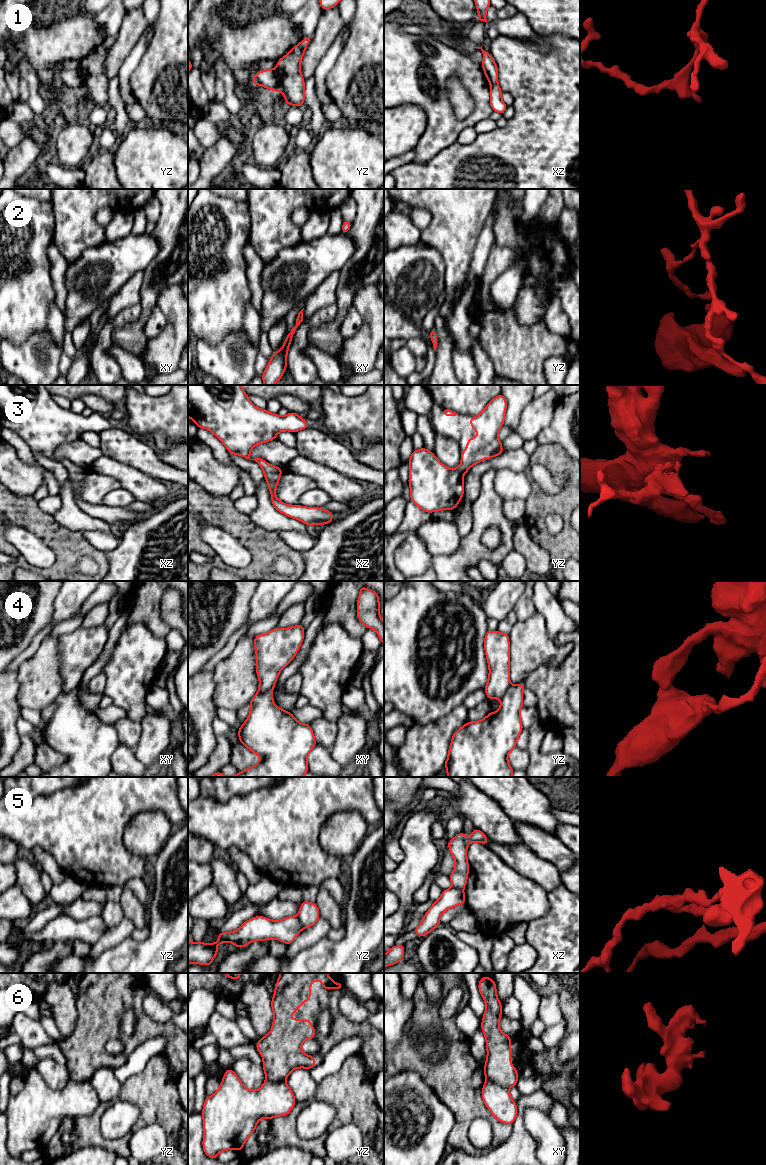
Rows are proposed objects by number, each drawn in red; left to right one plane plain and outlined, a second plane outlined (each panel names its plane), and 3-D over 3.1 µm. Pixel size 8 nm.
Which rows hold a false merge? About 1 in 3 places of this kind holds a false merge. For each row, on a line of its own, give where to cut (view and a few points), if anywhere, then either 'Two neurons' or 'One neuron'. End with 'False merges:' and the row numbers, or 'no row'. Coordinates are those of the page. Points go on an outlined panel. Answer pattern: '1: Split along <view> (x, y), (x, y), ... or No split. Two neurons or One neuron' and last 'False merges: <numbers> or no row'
1: Split along yz (275, 69), (278, 75), (279, 89). Two neurons
2: No split. One neuron
3: No split. One neuron
4: Split along xy (271, 688), (257, 693). Two neurons
5: Split along yz (296, 916), (304, 927). Two neurons
6: Split along xy (486, 1079), (496, 1082), (507, 1089). Two neurons
False merges: 1, 4, 5, 6

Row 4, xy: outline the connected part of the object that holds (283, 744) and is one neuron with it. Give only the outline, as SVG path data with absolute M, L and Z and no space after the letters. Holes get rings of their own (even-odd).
M273 690L256 695L249 701L251 711L238 731L239 741L260 757L260 762L234 776L216 772L209 777L303 777L309 772L307 756L316 740L311 725L298 722L273 702Z

